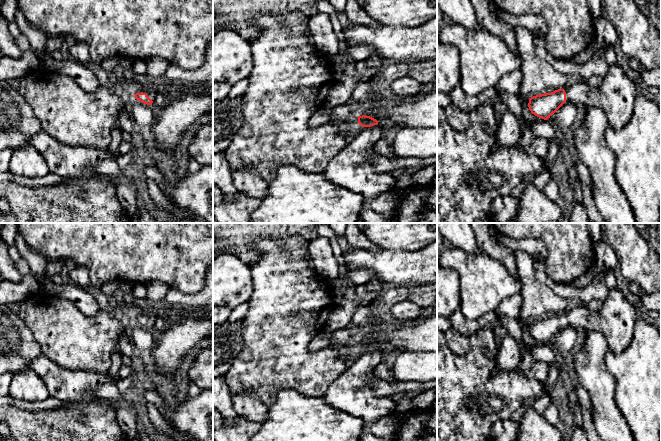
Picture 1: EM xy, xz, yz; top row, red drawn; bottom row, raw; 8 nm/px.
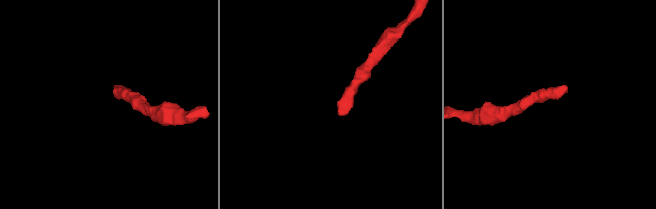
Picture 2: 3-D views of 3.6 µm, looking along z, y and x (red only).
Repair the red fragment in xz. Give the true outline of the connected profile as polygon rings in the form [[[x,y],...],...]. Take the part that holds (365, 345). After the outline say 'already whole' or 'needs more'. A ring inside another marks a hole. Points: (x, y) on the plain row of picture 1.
[[[358,340],[362,353],[341,374],[322,396],[333,407],[364,422],[375,422],[381,417],[392,417],[396,413],[396,403],[392,397],[376,396],[373,383],[379,378],[374,370],[382,362],[382,352],[378,345],[370,340]]]; needs more

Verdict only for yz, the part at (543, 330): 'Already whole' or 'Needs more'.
Needs more

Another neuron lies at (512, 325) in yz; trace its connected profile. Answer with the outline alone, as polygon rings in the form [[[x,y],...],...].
[[[503,315],[498,318],[498,323],[506,329],[507,335],[512,336],[517,341],[520,351],[520,343],[523,343],[526,348],[531,348],[523,341],[523,330],[521,328],[519,319]]]

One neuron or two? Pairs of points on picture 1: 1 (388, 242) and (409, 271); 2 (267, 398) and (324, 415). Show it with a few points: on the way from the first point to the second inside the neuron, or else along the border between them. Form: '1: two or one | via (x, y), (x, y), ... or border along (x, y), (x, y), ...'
1: two | border along (417, 248), (411, 251), (382, 250)
2: two | border along (294, 389), (276, 391), (268, 406)

